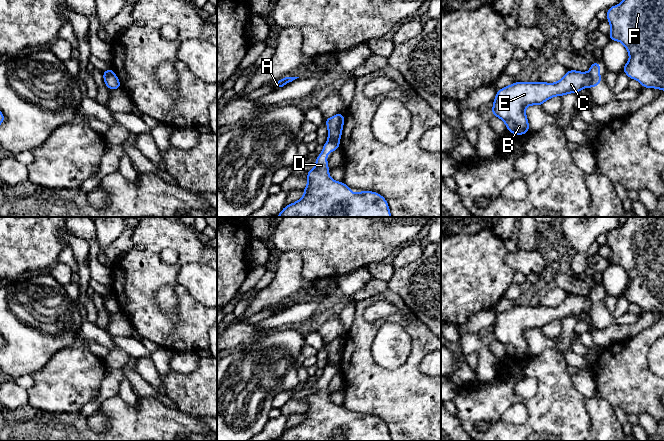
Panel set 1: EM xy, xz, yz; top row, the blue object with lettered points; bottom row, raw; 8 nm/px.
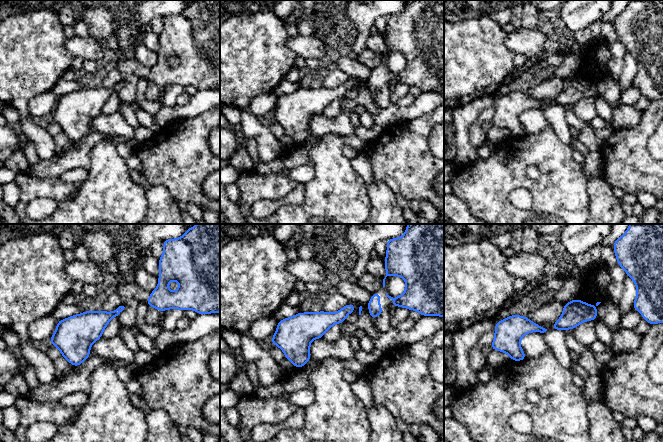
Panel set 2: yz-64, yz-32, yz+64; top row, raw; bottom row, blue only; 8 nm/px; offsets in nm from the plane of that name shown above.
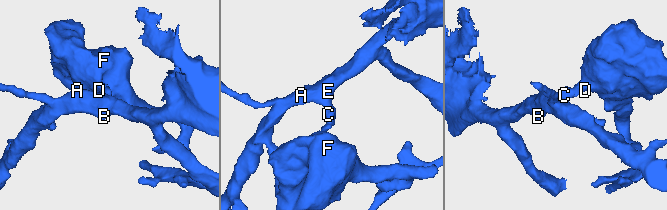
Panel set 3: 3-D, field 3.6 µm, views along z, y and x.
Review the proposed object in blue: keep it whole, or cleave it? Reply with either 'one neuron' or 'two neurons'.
two neurons

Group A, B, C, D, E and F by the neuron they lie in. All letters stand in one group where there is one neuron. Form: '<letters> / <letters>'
A B C E / D F

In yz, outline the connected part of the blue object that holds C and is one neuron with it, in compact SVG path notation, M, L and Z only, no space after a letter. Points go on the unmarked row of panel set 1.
M570 293L557 307L515 306L498 313L491 339L502 343L511 358L523 359L530 354L525 333L529 329L540 329L554 320L567 317L578 318L592 308L589 297Z

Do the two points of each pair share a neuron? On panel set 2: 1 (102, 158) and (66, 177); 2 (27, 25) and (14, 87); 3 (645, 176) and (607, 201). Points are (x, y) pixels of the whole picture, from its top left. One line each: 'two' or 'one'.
1: two
2: one
3: two

